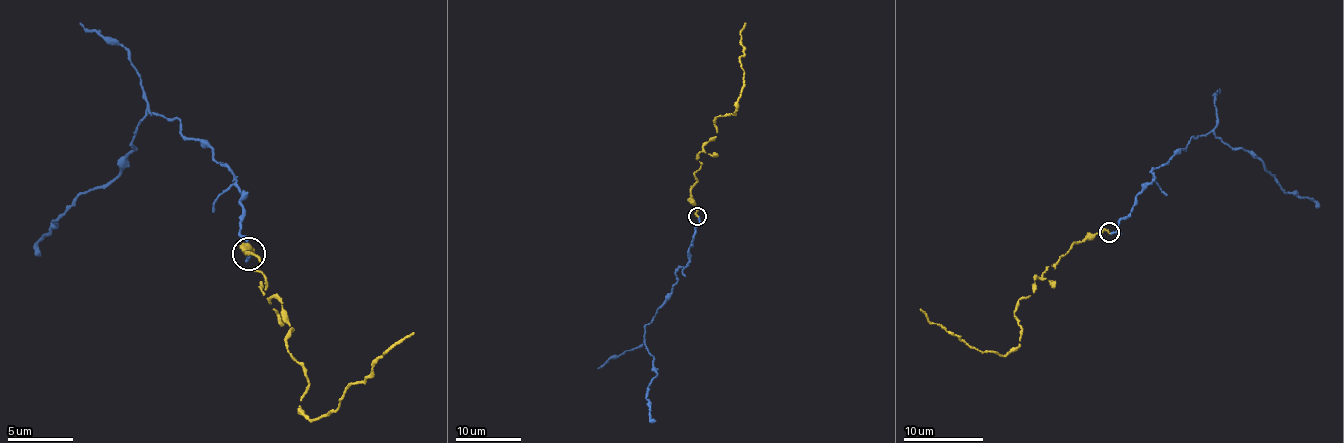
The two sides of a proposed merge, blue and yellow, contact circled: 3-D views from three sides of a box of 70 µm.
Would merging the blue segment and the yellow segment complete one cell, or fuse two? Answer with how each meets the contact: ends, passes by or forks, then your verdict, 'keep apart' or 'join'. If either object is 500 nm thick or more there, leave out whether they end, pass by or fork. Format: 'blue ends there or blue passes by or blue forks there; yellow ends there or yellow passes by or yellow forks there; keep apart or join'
blue ends there; yellow ends there; join

